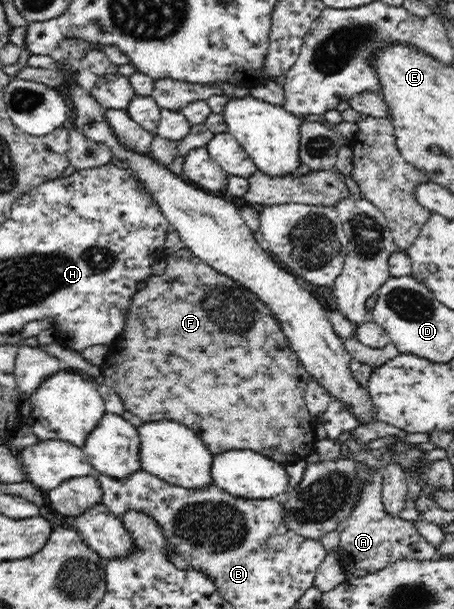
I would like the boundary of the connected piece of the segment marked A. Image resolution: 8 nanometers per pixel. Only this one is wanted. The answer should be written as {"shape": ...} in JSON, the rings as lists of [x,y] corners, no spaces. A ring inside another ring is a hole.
{"shape":[[[378,468],[365,469],[366,483],[362,485],[357,505],[345,519],[346,528],[340,532],[337,553],[347,576],[363,577],[386,568],[399,560],[433,560],[437,548],[417,532],[412,521],[385,512],[382,498],[382,474]]]}

